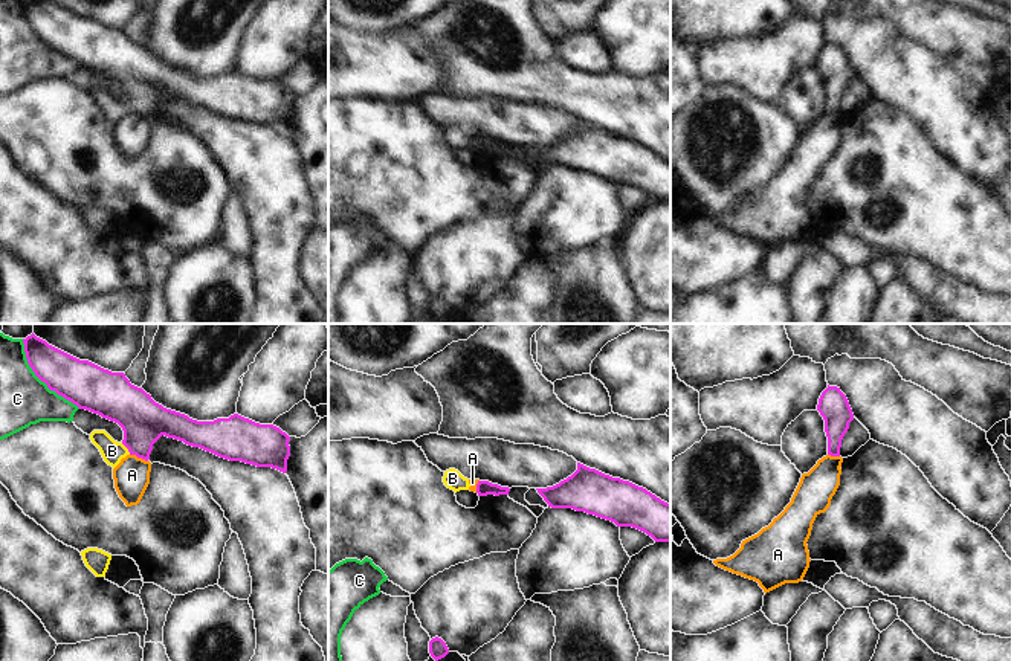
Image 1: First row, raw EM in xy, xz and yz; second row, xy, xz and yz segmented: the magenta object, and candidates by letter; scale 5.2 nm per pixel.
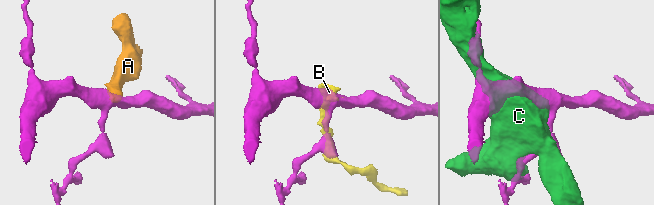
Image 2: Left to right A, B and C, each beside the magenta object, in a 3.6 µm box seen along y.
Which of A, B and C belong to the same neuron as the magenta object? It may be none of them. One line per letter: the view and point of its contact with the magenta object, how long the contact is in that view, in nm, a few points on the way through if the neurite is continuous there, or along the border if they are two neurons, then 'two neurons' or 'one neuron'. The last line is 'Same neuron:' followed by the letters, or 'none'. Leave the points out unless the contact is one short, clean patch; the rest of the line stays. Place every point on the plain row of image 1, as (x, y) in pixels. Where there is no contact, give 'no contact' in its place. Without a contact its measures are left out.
A: meets magenta in xy at (139, 115); contact 100 nm long; border along xy (130, 112), (147, 119); two neurons
B: meets magenta in xy at (127, 106); contact 80 nm long; runs through xy (144, 80), (139, 93), (127, 106), (112, 109); one neuron
C: meets magenta in xy at (41, 38); contact 460 nm long; two neurons
Same neuron: B

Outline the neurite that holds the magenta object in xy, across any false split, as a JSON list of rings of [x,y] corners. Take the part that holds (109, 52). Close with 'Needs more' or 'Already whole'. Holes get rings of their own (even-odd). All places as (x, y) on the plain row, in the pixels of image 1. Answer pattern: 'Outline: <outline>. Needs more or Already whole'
Outline: [[[47,0],[23,2],[29,24],[50,49],[122,85],[121,101],[105,89],[90,92],[92,101],[113,127],[127,113],[148,119],[153,102],[165,93],[229,119],[287,130],[290,95],[273,82],[260,82],[238,72],[197,79],[156,61],[124,31],[79,18]]]. Needs more.

